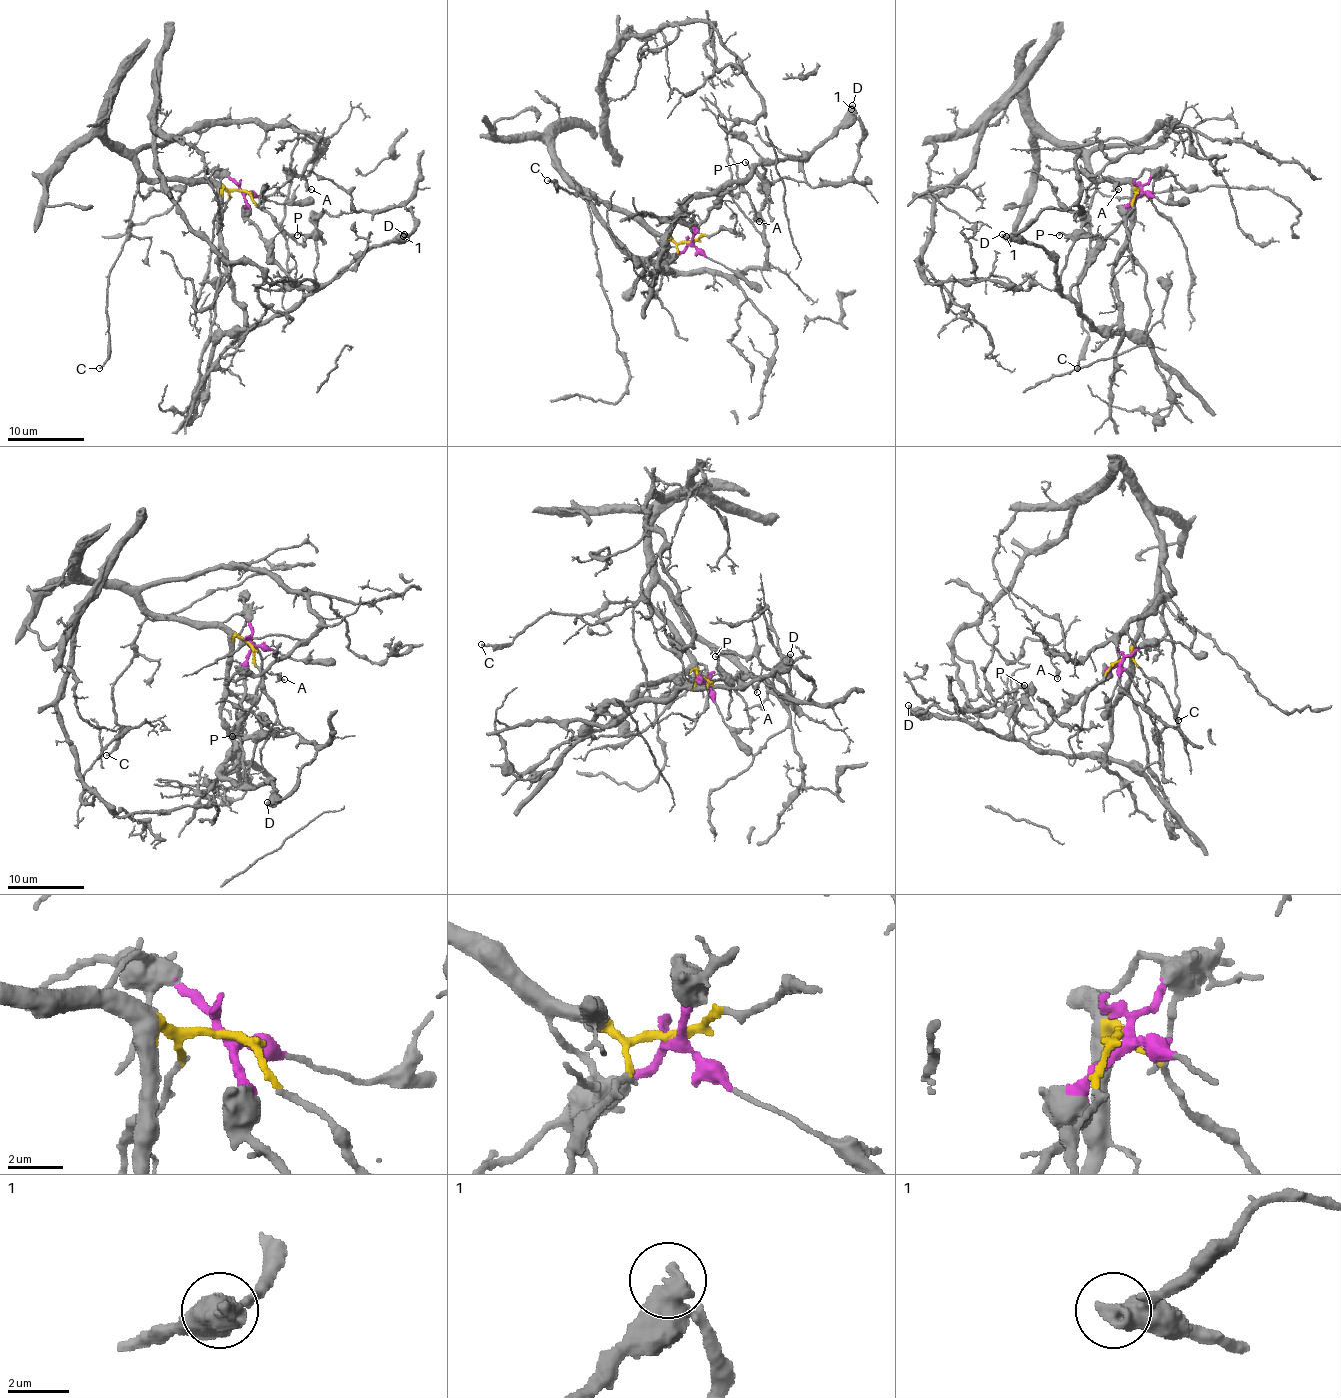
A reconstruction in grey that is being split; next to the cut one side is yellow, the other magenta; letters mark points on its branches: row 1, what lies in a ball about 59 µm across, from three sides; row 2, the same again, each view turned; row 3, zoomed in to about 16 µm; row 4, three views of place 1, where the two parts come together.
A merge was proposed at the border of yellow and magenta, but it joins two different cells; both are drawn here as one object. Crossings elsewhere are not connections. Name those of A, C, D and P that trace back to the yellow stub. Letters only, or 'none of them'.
A, C

